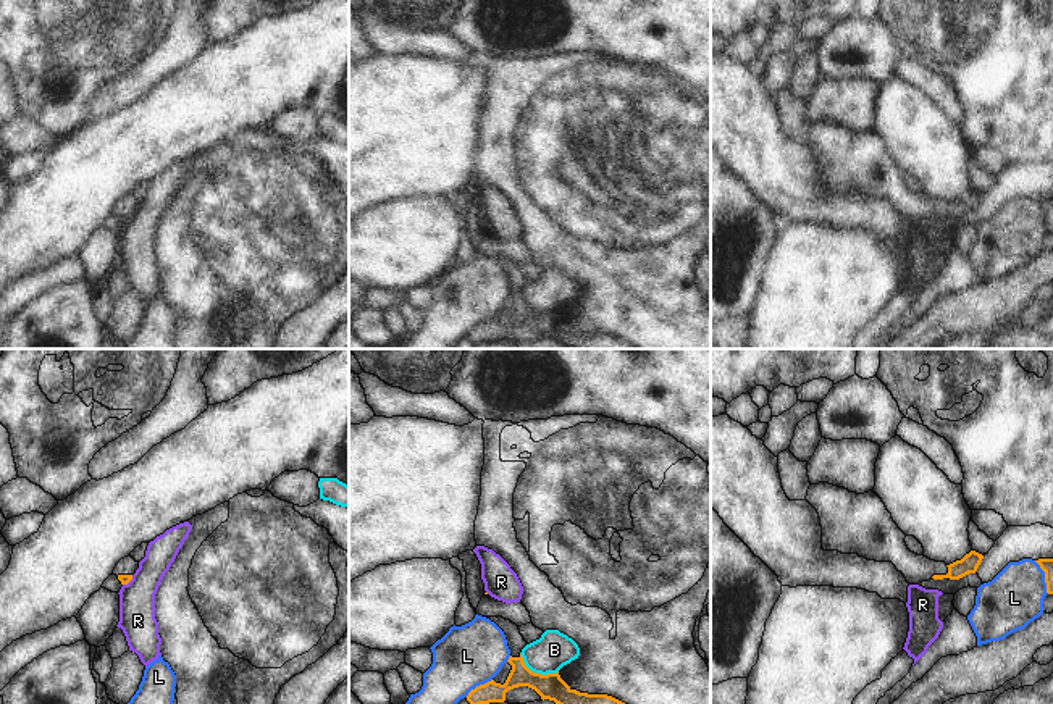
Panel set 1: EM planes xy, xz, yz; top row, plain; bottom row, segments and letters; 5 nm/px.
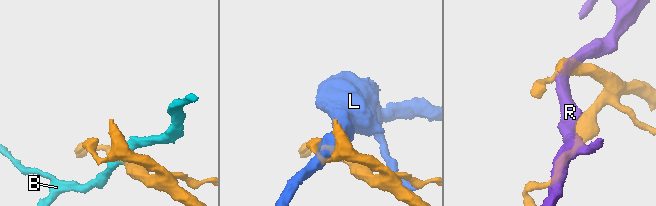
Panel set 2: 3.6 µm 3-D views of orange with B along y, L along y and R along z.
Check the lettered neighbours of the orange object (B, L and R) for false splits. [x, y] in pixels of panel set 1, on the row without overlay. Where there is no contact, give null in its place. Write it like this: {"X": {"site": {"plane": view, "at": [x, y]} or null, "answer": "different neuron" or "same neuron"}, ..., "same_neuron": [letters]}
{"B": {"site": {"plane": "xz", "at": [536, 312]}, "answer": "different neuron"}, "L": {"site": {"plane": "yz", "at": [1045, 215]}, "answer": "different neuron"}, "R": {"site": {"plane": "xy", "at": [128, 220]}, "answer": "different neuron"}, "same_neuron": []}

